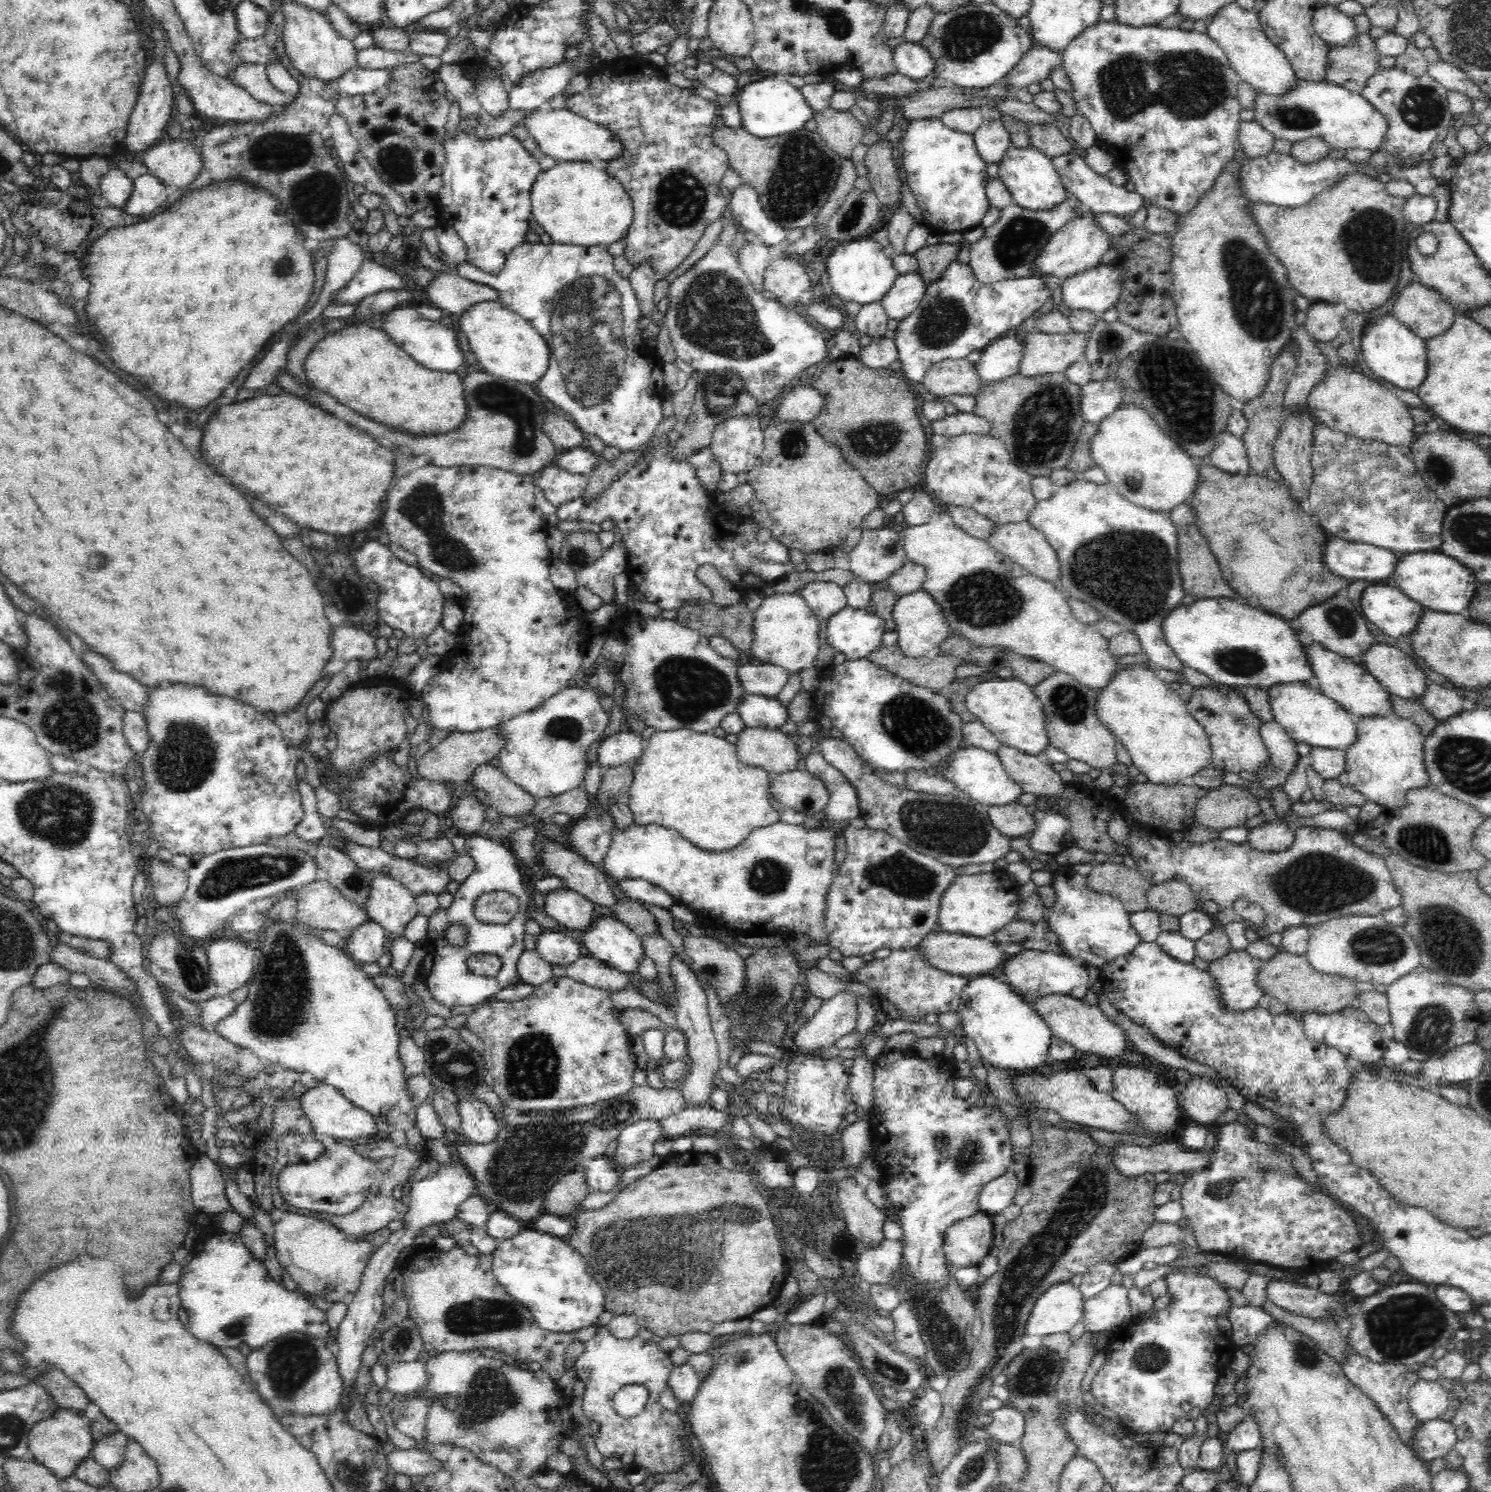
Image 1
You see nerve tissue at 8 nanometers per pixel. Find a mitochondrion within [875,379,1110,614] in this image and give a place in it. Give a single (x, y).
(1041, 428)

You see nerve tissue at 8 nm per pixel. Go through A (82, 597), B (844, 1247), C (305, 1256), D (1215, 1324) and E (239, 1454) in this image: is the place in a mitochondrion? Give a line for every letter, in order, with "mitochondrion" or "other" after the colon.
A: other
B: other
C: other
D: other
E: other

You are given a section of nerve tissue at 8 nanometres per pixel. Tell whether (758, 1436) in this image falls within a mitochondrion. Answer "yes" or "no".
no

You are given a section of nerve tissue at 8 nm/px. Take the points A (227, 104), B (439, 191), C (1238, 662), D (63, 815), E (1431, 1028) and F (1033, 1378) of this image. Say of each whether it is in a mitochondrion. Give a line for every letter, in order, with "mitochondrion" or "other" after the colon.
A: other
B: other
C: mitochondrion
D: mitochondrion
E: mitochondrion
F: mitochondrion

